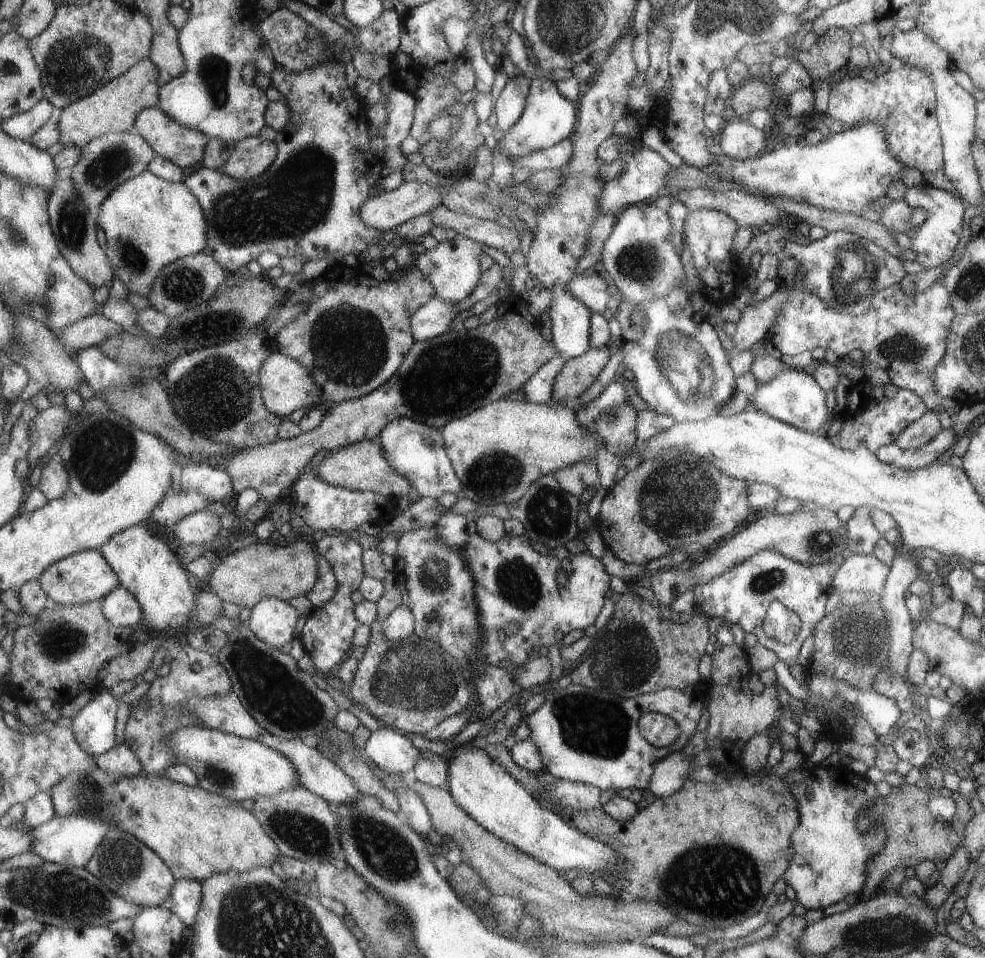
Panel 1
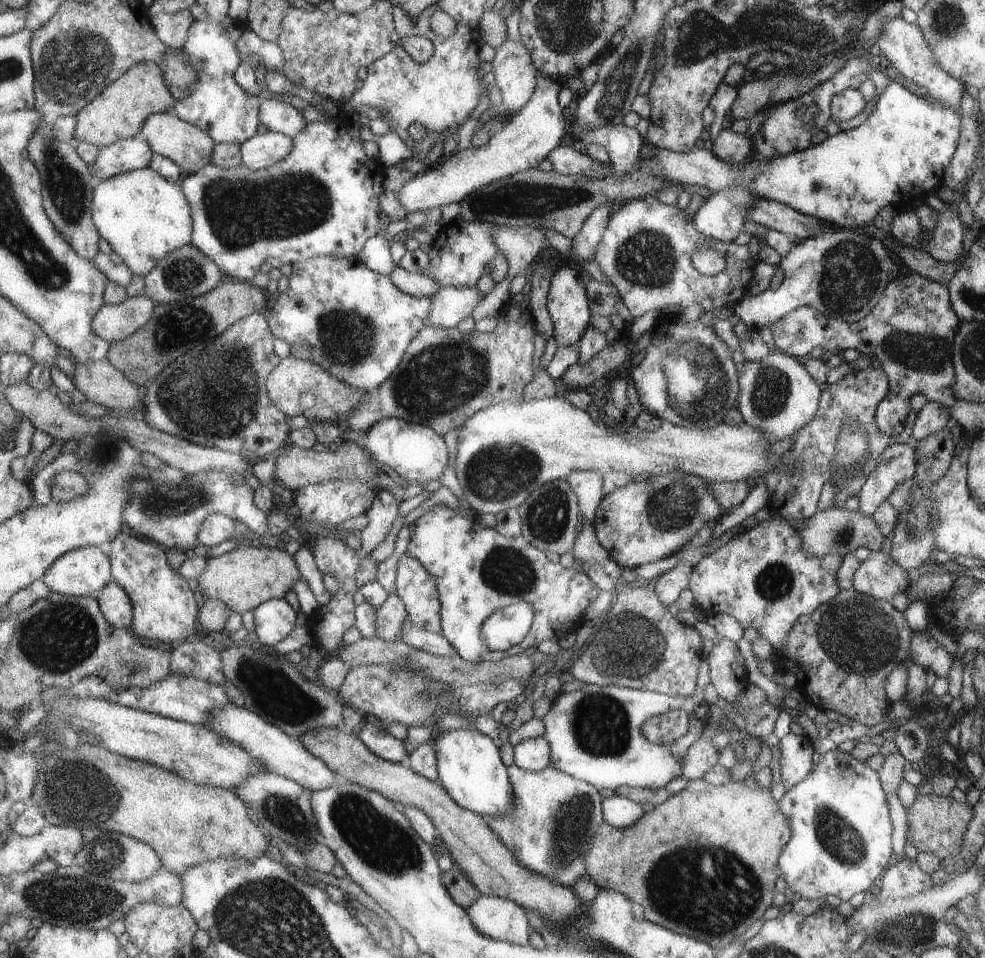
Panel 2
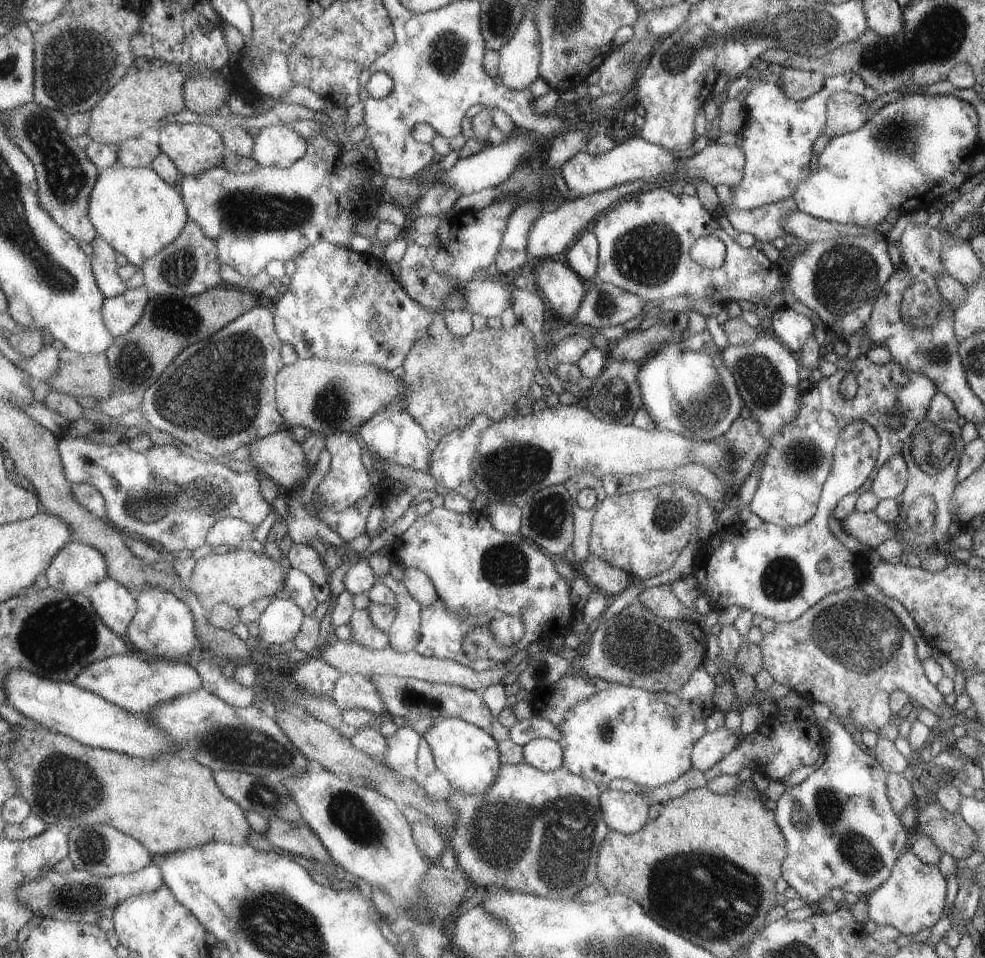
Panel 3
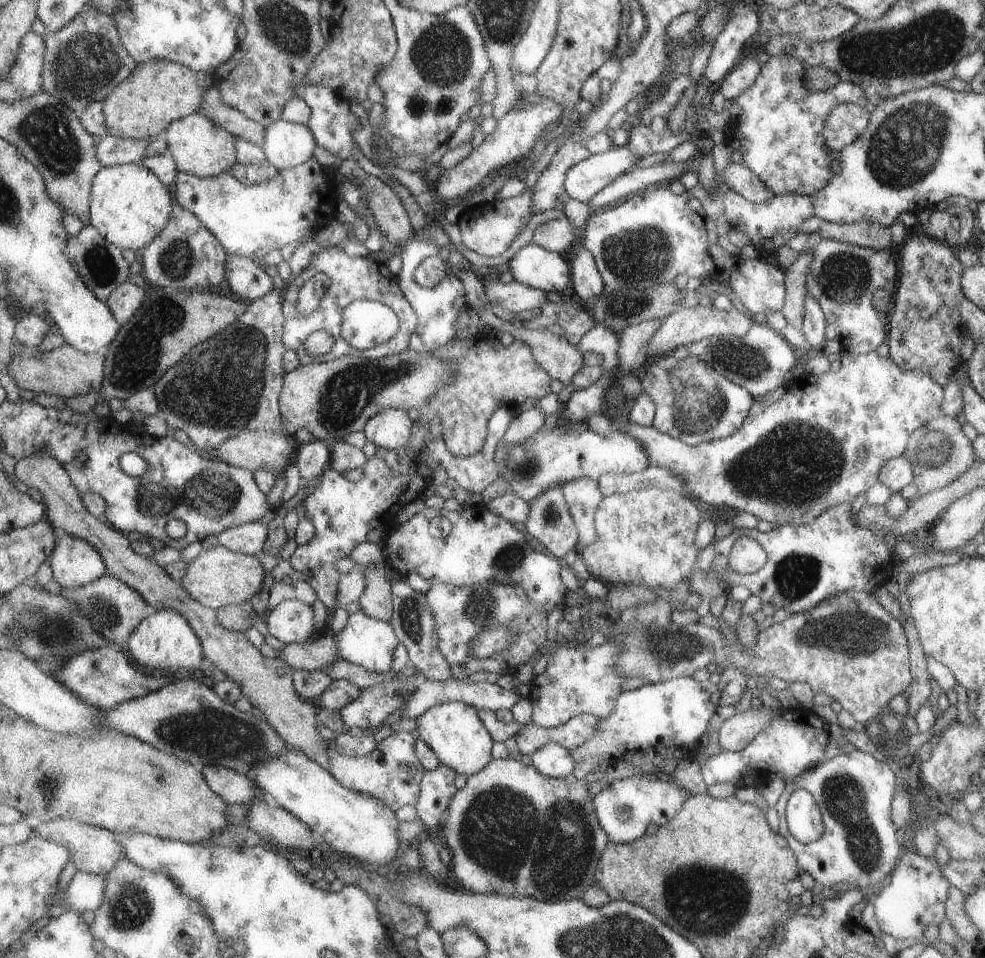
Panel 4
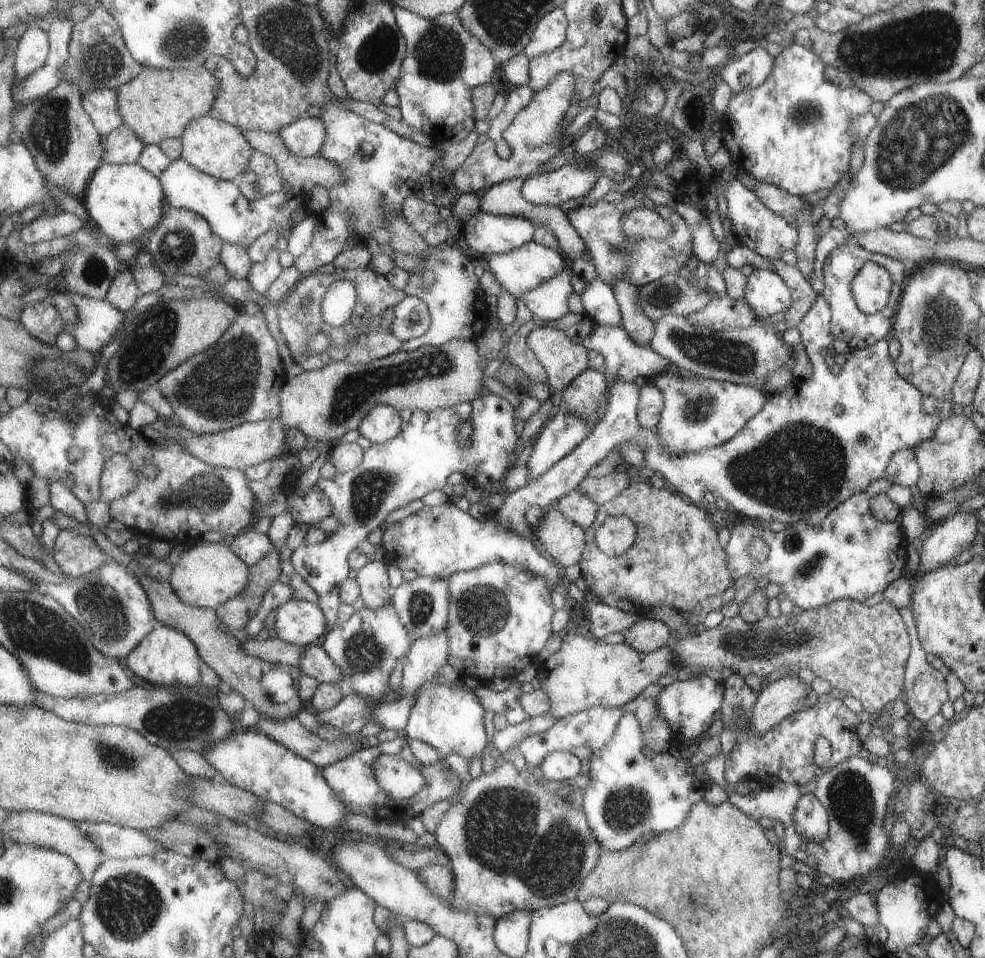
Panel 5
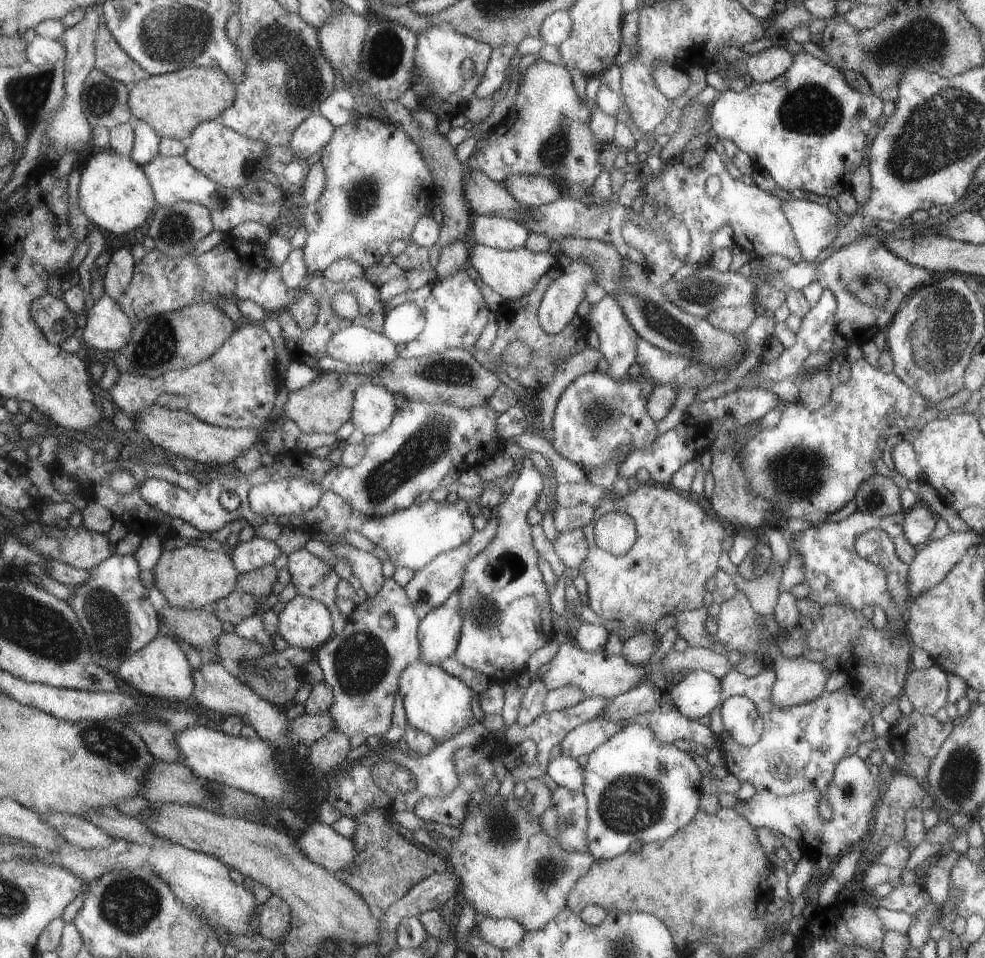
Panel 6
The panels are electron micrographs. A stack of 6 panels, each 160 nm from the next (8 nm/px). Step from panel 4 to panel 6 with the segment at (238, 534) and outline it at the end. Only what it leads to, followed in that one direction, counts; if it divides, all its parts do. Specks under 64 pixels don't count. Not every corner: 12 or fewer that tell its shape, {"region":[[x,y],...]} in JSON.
{"region":[[257,536],[230,551],[239,576],[273,565],[282,553]]}

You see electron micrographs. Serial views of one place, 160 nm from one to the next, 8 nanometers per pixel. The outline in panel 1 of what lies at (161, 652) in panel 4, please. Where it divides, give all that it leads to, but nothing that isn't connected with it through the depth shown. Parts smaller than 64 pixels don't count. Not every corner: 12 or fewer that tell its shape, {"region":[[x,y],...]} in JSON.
{"region":[[144,523],[99,550],[155,634],[183,628],[196,594]]}

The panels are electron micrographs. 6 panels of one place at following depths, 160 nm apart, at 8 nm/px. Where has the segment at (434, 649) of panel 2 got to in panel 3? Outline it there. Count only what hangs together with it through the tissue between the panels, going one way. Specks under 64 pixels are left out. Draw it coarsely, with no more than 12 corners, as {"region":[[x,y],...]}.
{"region":[[375,574],[398,594],[398,615],[390,646],[415,650],[420,639],[422,604],[401,580]]}

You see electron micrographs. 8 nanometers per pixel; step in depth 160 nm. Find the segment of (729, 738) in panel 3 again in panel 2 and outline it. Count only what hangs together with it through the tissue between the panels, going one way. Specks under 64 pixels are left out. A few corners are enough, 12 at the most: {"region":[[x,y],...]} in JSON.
{"region":[[701,738],[682,762],[681,777],[699,779],[717,764],[718,752]]}

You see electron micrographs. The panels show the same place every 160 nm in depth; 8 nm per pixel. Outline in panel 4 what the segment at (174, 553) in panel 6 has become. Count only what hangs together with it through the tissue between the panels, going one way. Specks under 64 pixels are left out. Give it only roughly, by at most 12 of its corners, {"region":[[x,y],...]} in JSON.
{"region":[[216,545],[181,584],[203,606],[250,601],[268,571],[257,555]]}

